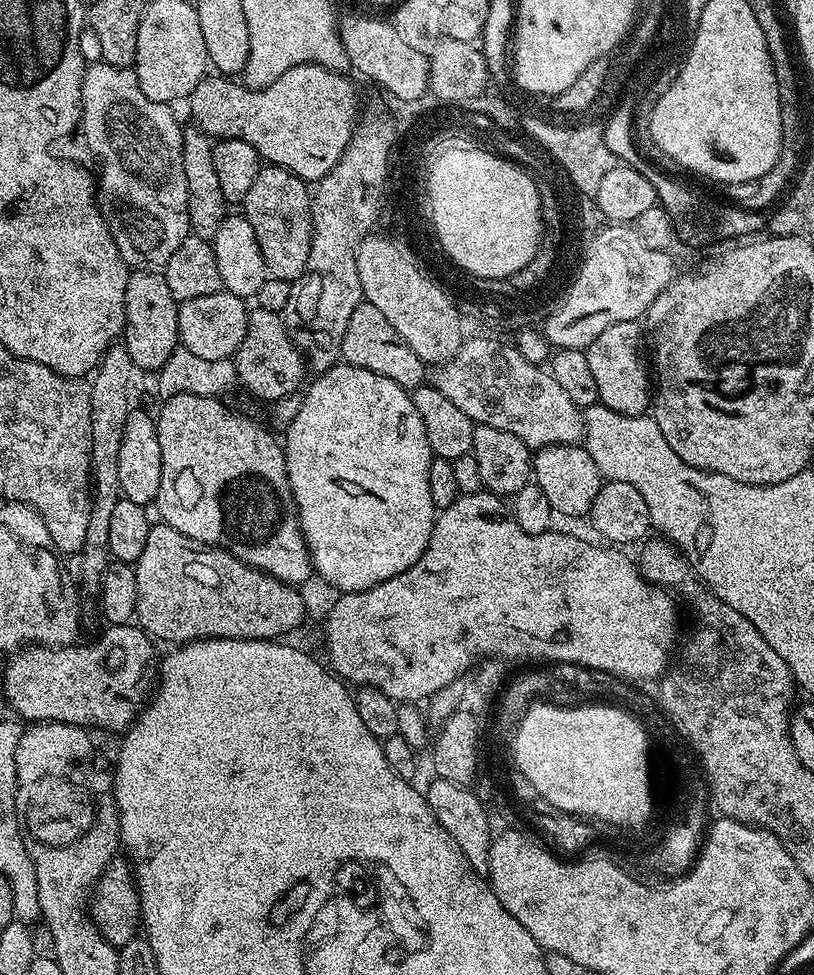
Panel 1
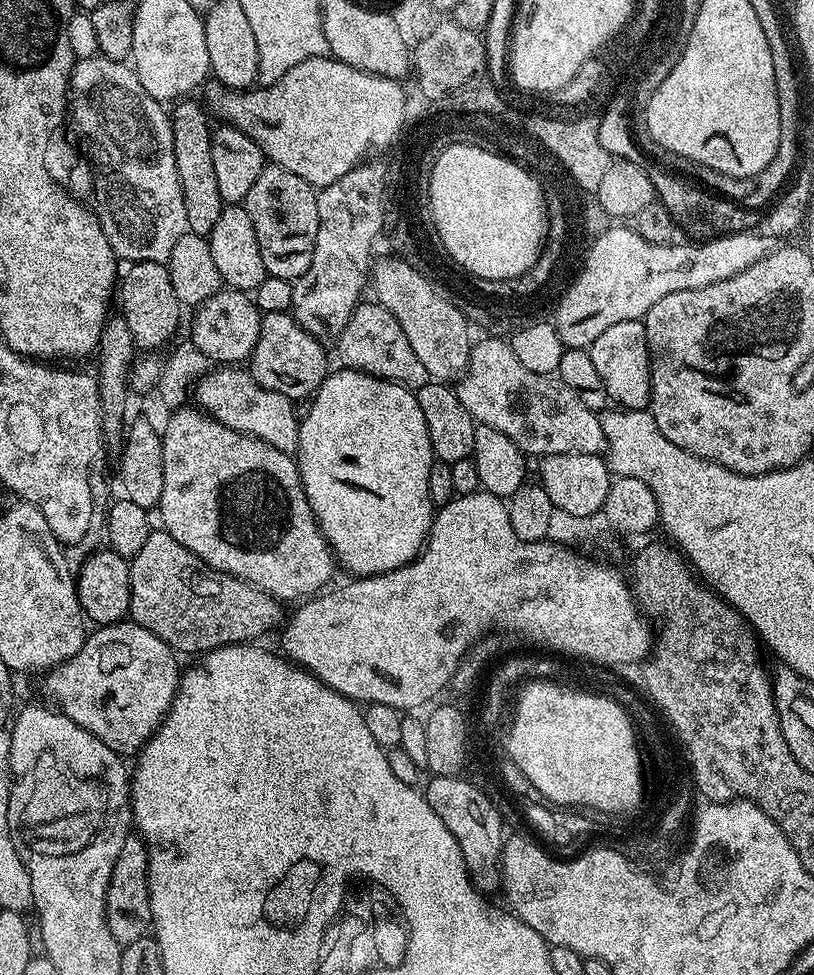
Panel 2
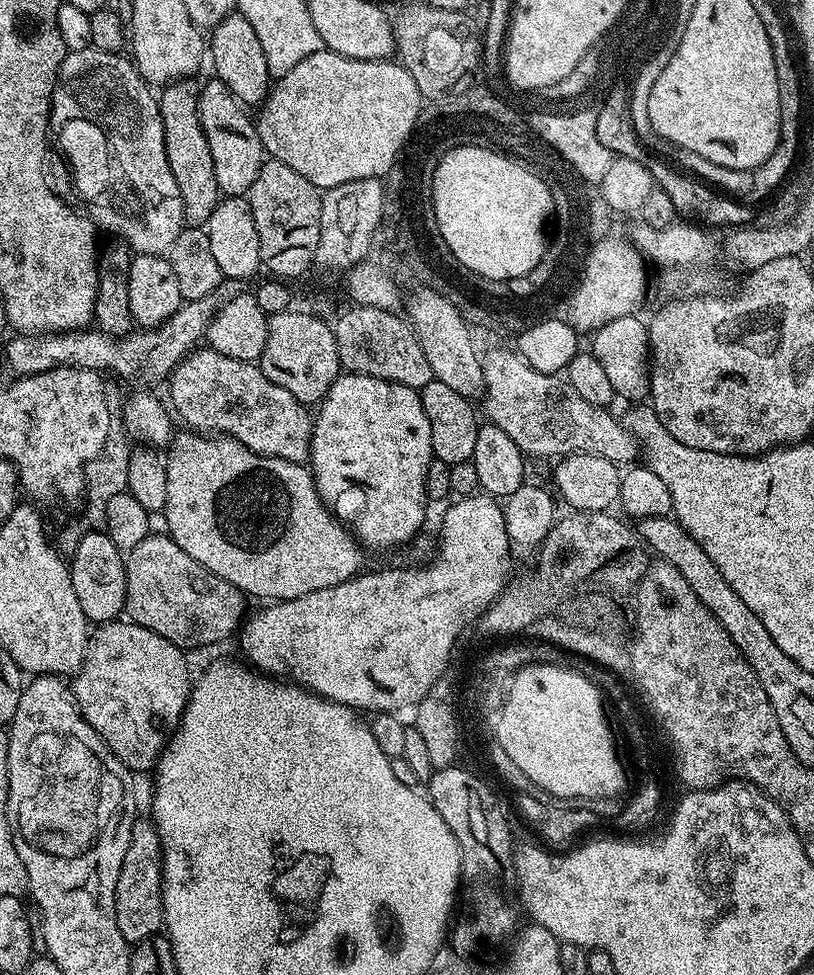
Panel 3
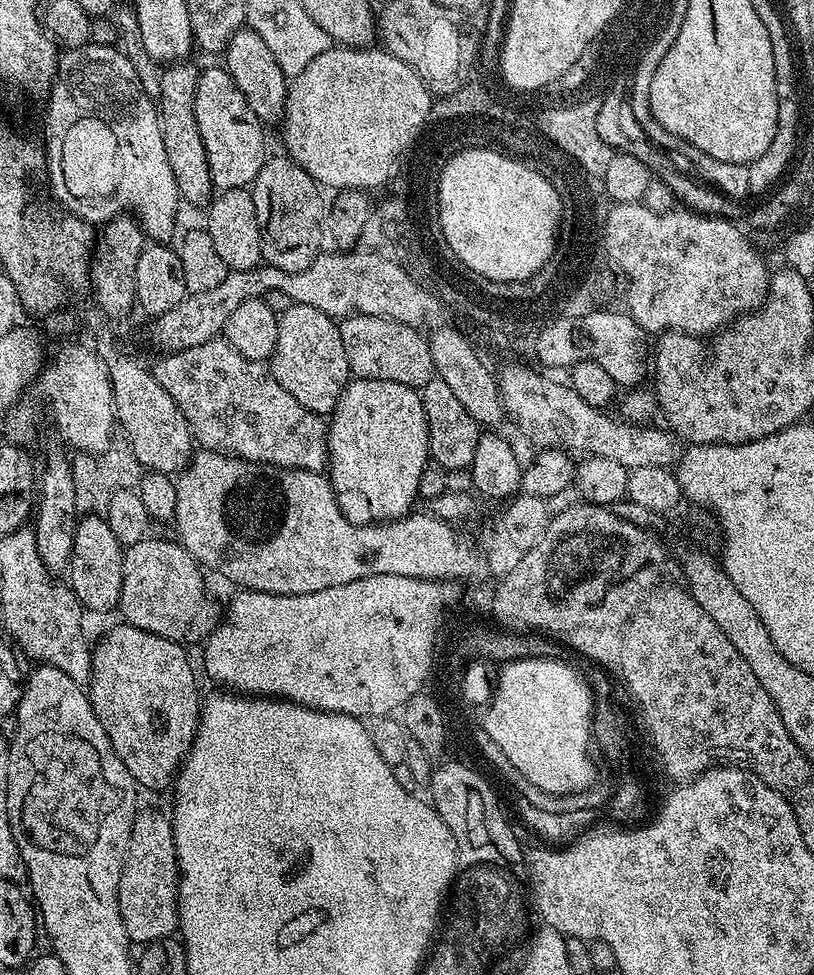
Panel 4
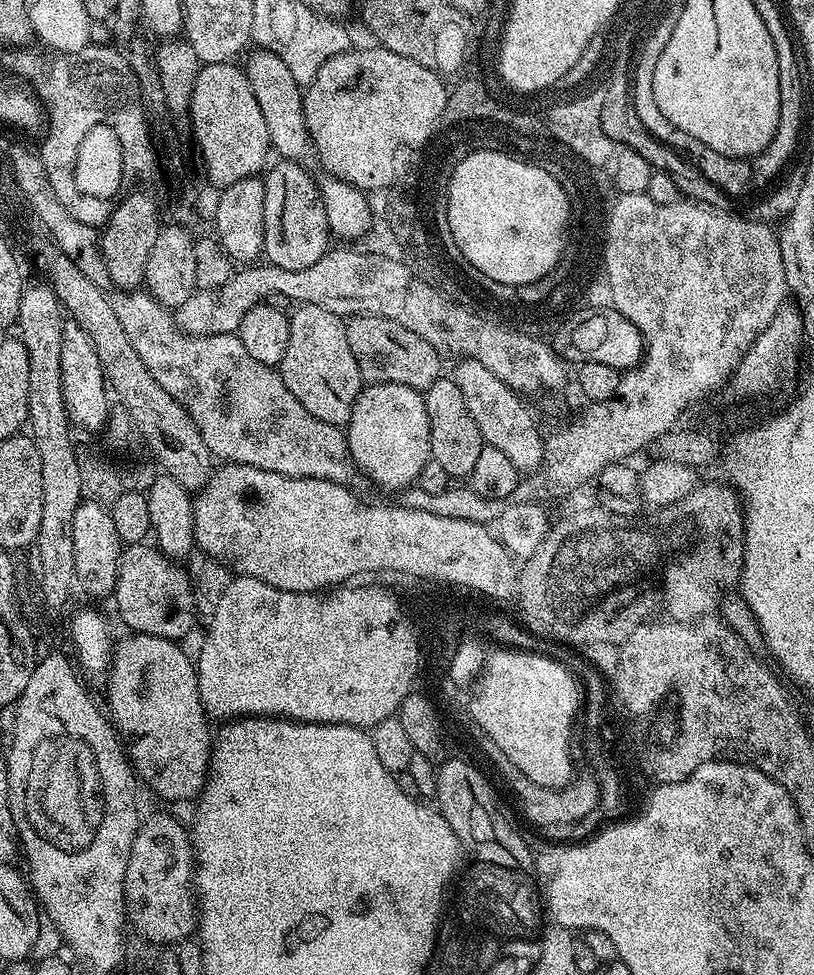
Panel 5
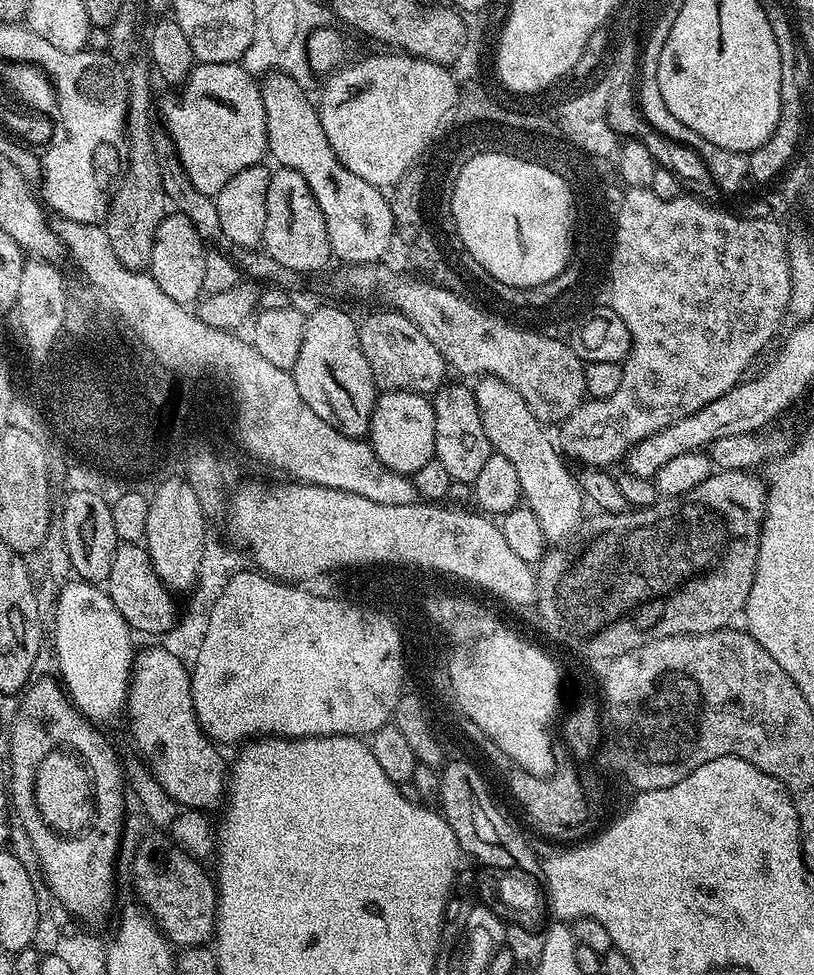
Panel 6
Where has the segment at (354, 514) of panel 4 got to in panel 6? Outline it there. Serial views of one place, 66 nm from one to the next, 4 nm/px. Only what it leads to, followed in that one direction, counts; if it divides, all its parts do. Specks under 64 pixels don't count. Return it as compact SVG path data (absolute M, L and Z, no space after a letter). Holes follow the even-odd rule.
M386 392L377 395L366 425L366 436L377 458L390 470L411 474L434 459L434 410L427 395L418 392Z

